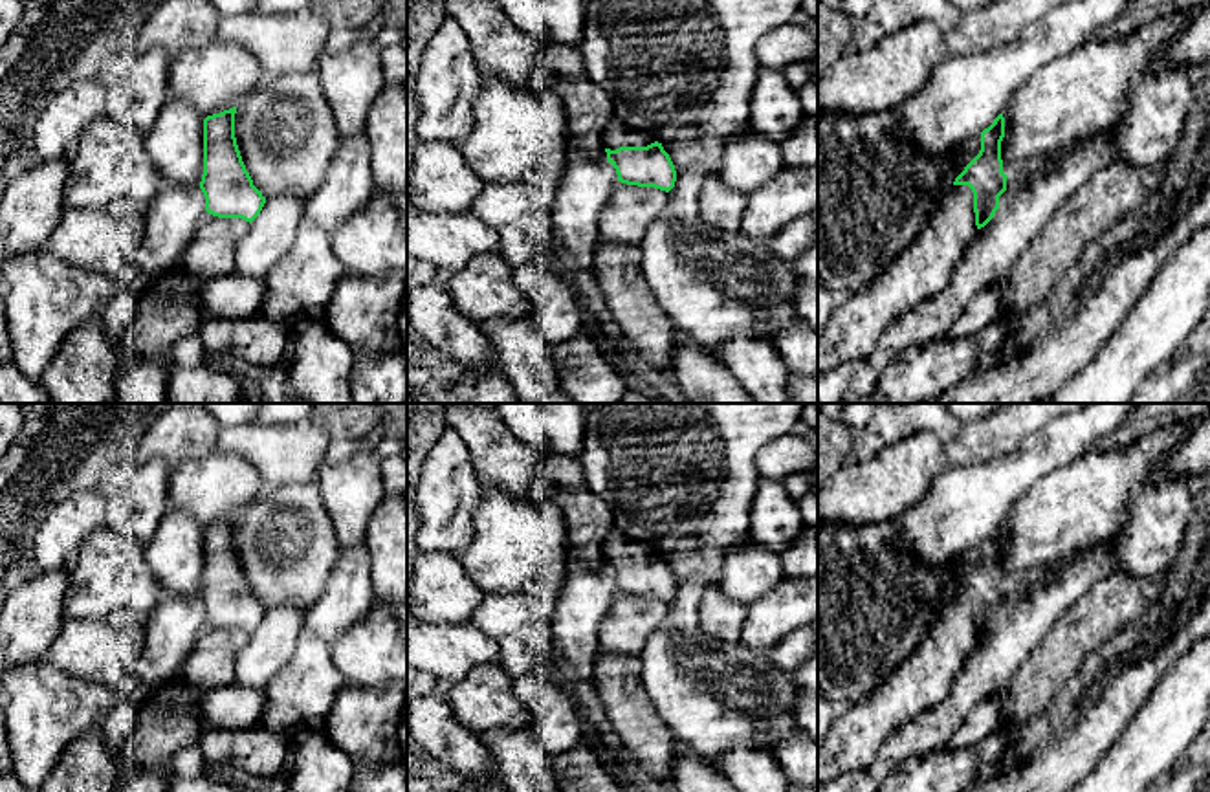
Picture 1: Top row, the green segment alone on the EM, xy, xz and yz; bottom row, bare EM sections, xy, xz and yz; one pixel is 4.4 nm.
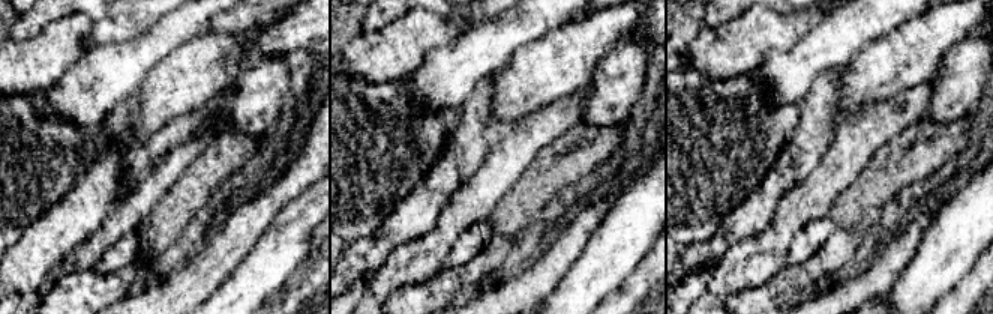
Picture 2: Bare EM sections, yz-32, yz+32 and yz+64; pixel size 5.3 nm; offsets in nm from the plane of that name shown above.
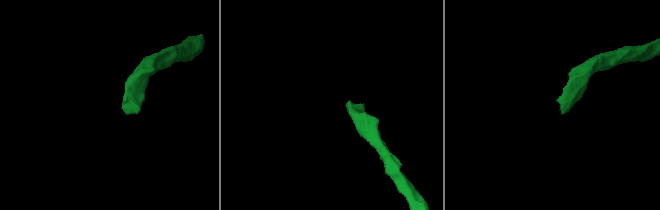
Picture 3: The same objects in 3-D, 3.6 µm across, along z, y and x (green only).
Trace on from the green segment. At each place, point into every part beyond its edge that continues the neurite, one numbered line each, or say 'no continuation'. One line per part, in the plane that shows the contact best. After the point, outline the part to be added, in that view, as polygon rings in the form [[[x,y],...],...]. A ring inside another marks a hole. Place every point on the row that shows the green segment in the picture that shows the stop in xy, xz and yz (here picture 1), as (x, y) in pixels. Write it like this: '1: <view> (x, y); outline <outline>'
1: yz (924, 268); outline [[[953,185],[913,244],[896,255],[864,290],[838,302],[823,336],[818,339],[818,374],[847,361],[865,361],[884,332],[904,312],[931,299],[950,282],[975,233],[974,192],[968,185]]]

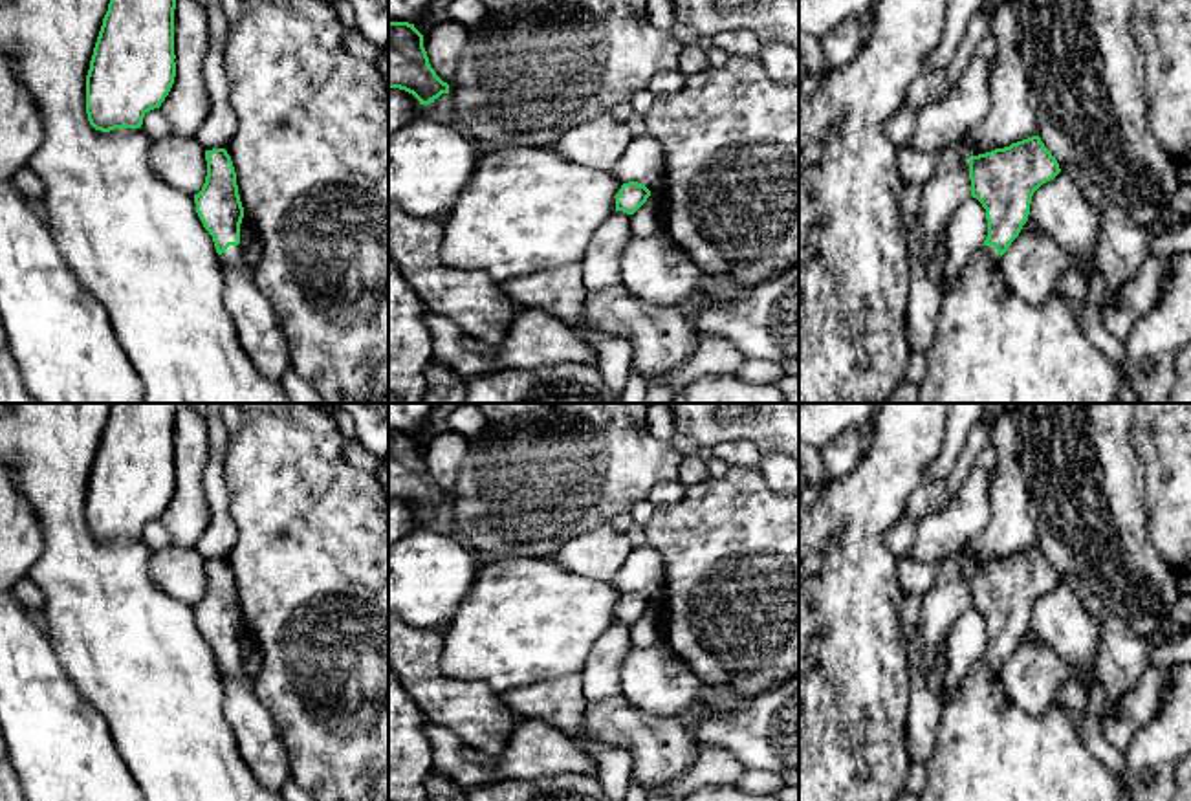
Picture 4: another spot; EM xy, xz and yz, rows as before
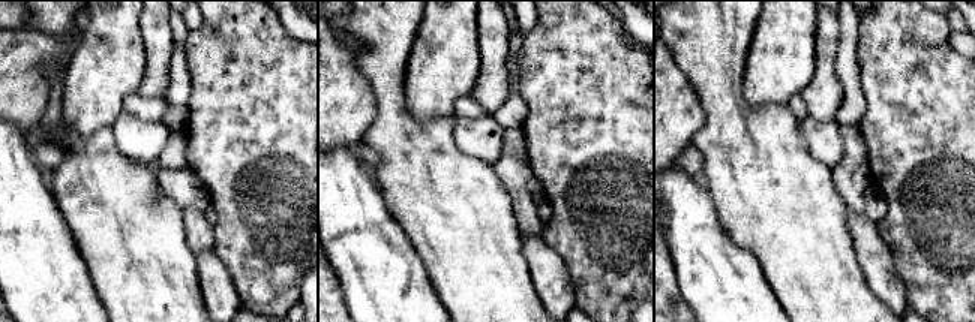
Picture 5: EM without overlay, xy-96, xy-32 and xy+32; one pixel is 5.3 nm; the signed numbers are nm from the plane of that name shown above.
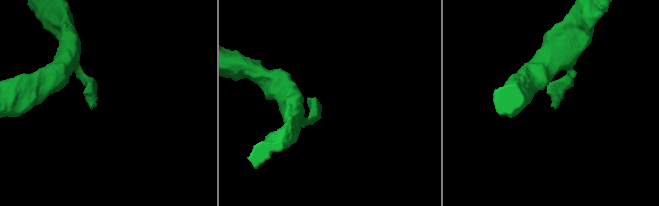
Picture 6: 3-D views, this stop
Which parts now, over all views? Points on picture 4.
1: xy (233, 255); outline [[[229,246],[222,255],[218,255],[220,262],[225,262],[227,266],[238,266],[238,268],[249,268],[244,262],[242,246]]]

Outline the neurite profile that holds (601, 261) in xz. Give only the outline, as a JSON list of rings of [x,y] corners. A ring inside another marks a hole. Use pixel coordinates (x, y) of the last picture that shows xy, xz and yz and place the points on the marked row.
[[[616,211],[590,238],[583,255],[588,293],[621,284],[621,255],[630,231],[630,214]]]

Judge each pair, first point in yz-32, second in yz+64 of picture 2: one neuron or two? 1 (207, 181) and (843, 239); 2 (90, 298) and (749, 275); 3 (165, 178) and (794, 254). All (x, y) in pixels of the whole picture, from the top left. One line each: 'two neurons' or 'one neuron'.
1: two neurons
2: two neurons
3: two neurons

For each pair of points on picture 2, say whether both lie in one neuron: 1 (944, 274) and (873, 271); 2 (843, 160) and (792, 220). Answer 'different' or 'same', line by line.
1: different
2: same

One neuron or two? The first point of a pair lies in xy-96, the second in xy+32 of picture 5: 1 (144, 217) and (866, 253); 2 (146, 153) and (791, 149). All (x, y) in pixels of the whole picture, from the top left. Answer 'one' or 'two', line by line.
1: two
2: two

